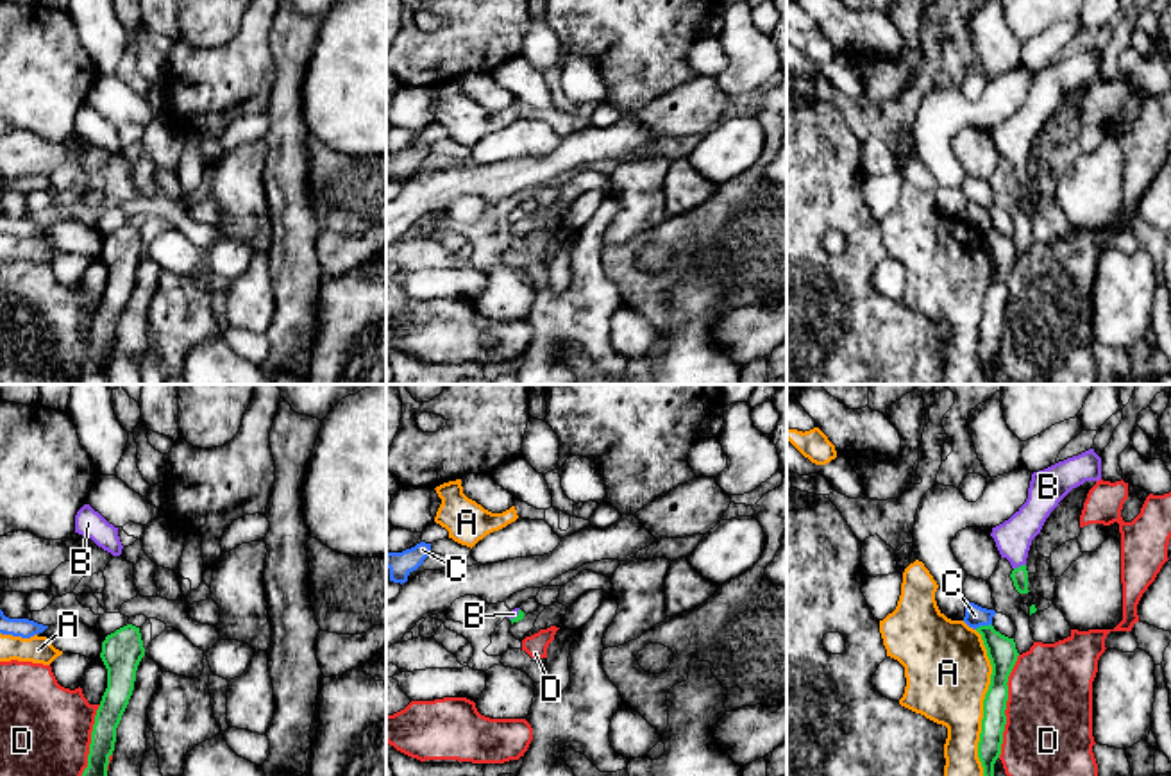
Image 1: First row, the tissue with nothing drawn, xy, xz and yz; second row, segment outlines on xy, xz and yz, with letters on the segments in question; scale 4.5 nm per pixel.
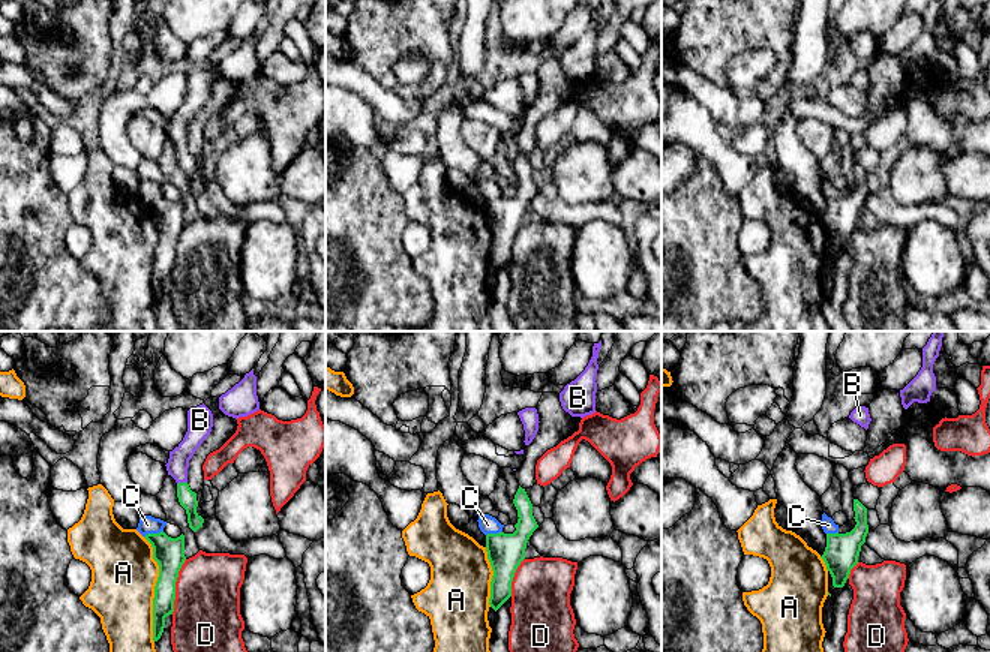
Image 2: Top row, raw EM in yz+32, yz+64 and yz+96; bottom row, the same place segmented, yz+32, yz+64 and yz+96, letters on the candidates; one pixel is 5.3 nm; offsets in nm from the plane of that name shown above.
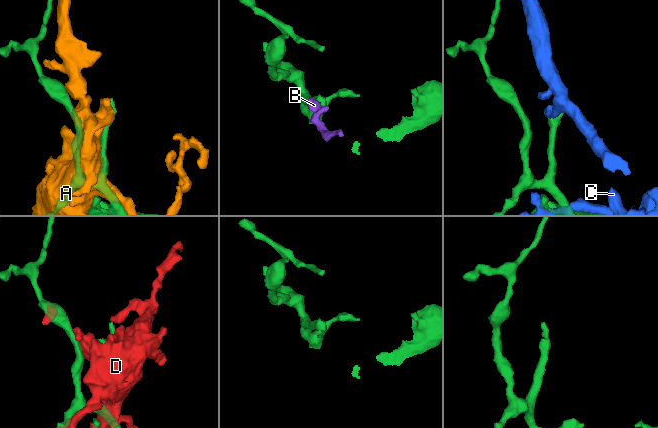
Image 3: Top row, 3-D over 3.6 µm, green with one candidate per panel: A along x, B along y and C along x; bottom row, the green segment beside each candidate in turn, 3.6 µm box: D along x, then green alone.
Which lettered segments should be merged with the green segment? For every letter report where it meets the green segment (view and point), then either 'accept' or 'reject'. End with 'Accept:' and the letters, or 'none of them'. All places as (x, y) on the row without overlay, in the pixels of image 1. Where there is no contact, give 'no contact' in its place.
A: yz (984, 306) | reject
B: yz (1021, 165) | accept
C: yz (982, 226) | reject
D: yz (1005, 306) | reject
Accept: B

